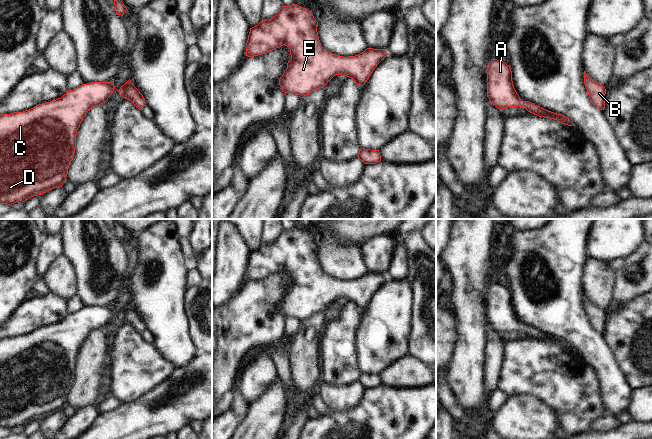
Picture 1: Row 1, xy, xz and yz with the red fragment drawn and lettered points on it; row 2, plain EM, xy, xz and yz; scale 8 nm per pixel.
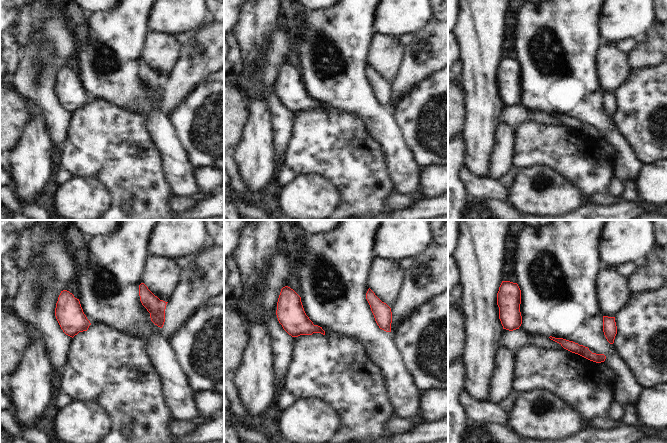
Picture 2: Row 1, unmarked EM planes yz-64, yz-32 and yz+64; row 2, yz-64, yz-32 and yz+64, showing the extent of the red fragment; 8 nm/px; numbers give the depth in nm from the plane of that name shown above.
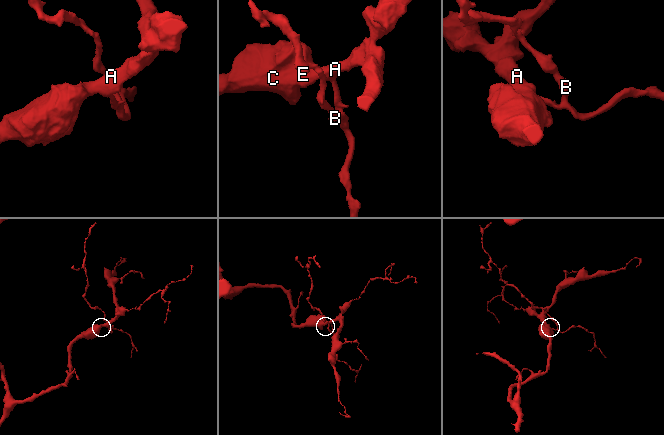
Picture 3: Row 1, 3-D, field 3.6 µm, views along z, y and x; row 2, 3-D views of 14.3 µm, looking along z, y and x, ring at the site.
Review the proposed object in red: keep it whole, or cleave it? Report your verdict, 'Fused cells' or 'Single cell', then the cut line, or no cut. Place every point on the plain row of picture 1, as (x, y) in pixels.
Single cell. No split

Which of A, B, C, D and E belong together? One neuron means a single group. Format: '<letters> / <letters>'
A B C D E

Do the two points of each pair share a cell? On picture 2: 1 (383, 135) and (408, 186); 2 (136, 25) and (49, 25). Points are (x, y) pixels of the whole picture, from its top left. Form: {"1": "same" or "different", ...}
{"1": "same", "2": "different"}

